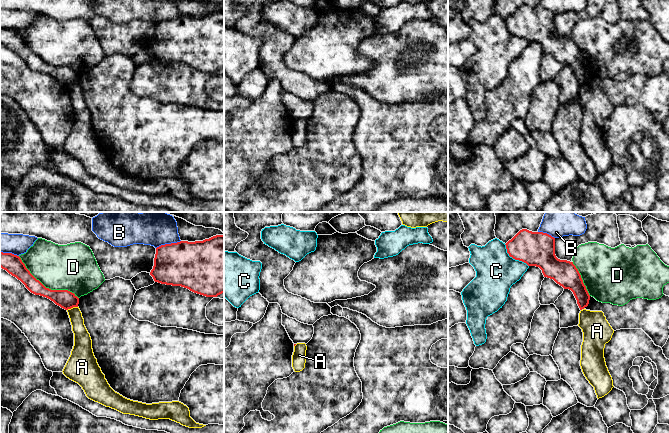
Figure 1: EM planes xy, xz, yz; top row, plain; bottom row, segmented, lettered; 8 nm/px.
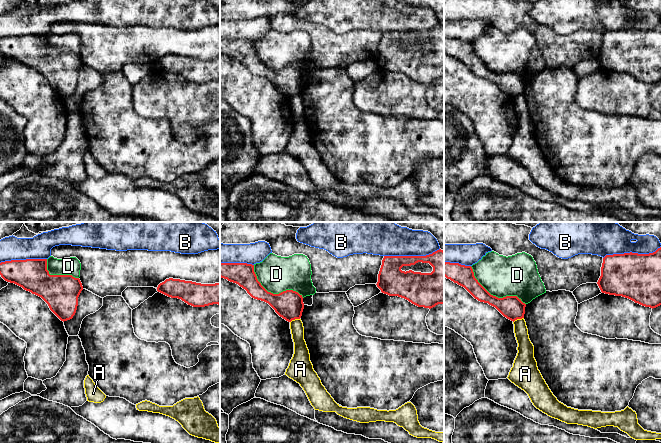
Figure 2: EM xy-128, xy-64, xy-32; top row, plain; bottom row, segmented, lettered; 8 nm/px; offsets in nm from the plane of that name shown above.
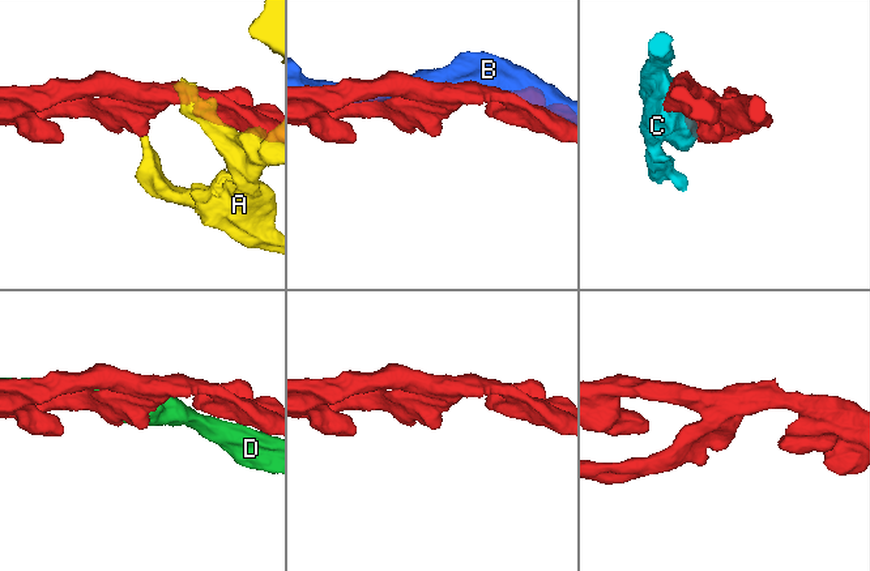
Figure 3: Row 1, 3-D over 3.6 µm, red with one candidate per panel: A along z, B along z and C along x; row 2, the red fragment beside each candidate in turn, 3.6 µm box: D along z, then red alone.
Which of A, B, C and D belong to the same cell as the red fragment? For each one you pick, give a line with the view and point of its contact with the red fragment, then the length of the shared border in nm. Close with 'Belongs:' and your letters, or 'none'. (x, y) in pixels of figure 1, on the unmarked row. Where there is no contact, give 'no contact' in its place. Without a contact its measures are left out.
Belongs: none

